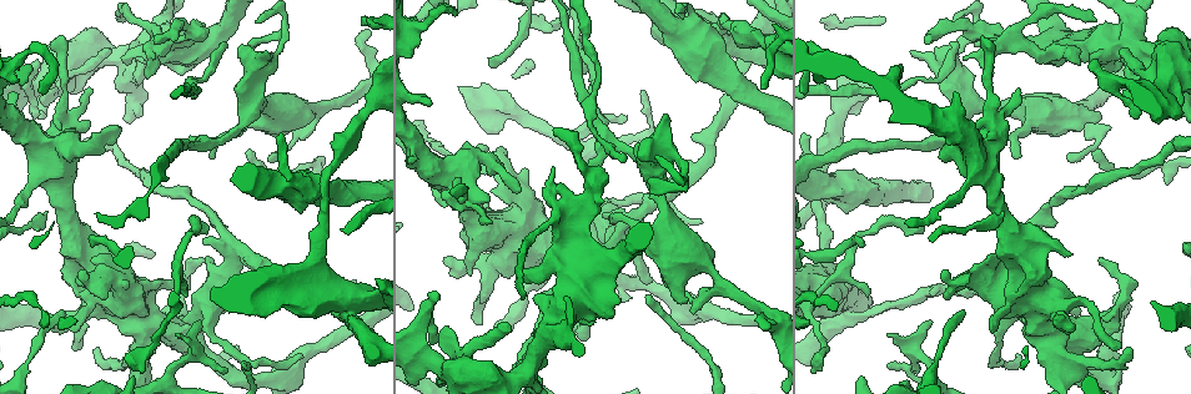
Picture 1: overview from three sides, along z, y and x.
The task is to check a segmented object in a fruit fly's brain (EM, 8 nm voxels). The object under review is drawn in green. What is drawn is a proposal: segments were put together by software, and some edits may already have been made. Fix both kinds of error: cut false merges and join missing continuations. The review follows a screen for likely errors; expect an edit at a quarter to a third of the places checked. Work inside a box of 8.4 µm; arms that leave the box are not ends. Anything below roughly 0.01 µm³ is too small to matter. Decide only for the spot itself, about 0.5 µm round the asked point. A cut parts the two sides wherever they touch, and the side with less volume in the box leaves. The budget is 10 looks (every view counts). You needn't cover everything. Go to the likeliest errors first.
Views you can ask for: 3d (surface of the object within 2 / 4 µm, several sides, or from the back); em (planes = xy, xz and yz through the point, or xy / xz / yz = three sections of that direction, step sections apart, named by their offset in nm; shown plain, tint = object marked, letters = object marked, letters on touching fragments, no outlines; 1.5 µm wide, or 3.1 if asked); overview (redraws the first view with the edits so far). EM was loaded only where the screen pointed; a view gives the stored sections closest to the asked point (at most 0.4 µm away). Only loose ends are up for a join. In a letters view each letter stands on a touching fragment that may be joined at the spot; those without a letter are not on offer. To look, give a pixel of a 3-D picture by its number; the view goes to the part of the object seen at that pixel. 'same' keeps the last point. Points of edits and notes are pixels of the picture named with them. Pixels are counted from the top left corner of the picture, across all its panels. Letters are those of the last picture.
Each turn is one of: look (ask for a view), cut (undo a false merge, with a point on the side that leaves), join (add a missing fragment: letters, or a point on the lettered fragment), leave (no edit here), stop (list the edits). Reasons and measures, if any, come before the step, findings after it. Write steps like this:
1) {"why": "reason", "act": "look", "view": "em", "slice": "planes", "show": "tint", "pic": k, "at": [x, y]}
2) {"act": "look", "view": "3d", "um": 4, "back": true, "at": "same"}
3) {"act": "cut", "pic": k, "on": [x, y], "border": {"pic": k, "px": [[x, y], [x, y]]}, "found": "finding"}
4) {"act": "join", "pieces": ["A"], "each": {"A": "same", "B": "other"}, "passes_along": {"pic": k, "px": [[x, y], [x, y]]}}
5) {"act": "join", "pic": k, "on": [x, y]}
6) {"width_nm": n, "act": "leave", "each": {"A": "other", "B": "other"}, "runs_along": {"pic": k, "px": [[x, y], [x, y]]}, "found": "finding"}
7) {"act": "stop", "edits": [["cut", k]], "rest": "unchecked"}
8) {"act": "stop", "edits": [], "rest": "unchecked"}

{"act": "look", "view": "em", "slice": "xy", "step": 4, "show": "tint", "pic": 1, "at": [222, 45]}

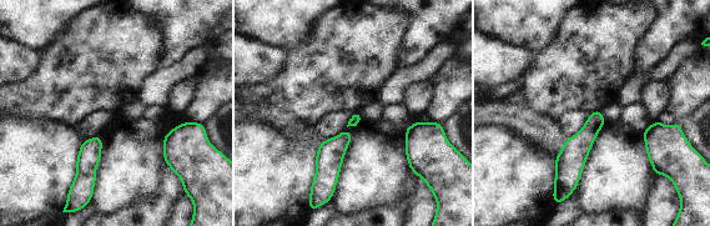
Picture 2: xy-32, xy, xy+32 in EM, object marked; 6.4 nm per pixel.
{"why": "cut it another way", "act": "look", "view": "em", "slice": "planes", "show": "letters", "at": "same"}

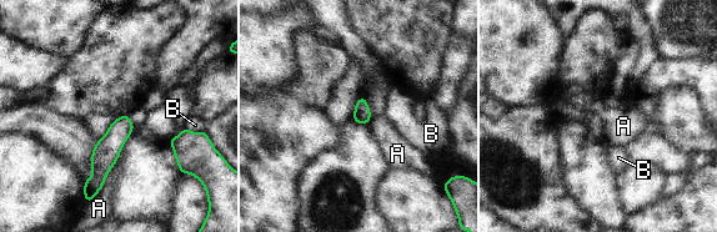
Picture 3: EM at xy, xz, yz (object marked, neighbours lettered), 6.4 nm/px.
{"width_nm": 110, "act": "leave", "each": {"A": "other", "B": "other"}, "border": {"pic": 3, "px": [[116, 161], [101, 190], [89, 202]]}, "found": "none of them fits"}

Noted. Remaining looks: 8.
{"why": "thin end", "act": "look", "view": "em", "slice": "planes", "show": "plain", "pic": 1, "at": [920, 233]}

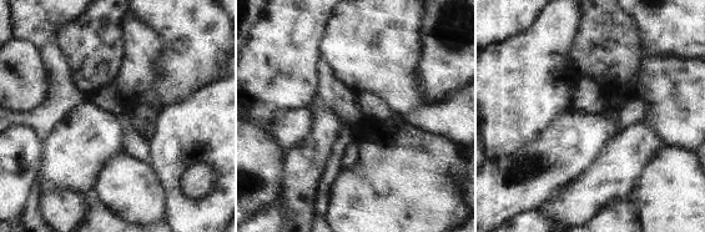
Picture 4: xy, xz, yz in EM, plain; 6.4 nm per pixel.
{"why": "see the neighbours", "act": "look", "view": "em", "slice": "planes", "show": "letters", "at": "same"}

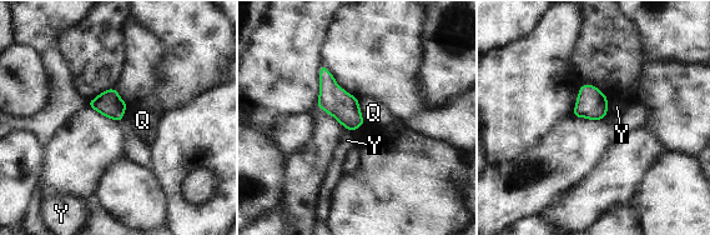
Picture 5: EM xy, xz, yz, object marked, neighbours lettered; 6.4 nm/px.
{"act": "leave", "each": {"Q": "other", "Y": "other"}, "border": {"pic": 5, "px": [[358, 100], [364, 123]]}, "found": "none of them fits"}

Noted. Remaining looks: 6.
{"why": "side arm on a straight run", "act": "look", "view": "3d", "um": 2, "pic": 1, "at": [461, 197]}

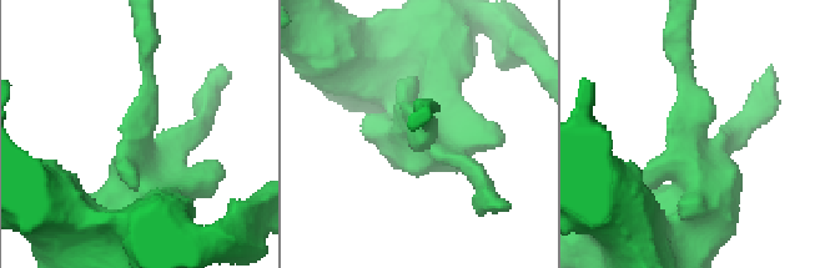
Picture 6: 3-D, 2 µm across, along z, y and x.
{"why": "need the tissue", "act": "look", "view": "em", "slice": "yz", "step": 4, "show": "tint", "pic": 6, "at": [134, 152]}

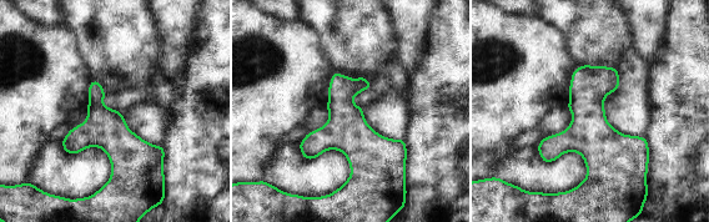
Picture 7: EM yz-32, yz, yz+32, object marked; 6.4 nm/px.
{"why": "another direction", "act": "look", "view": "em", "slice": "planes", "show": "letters", "at": "same"}

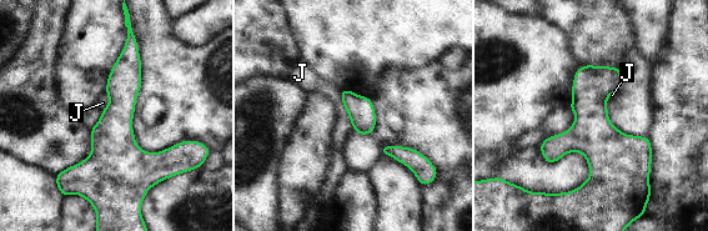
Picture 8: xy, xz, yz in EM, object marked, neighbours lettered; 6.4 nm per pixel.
{"act": "leave", "each": {"J": "other"}, "found": "continuous, no second neuron"}

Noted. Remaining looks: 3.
{"why": "thin end", "act": "look", "view": "3d", "um": 2, "pic": 1, "at": [58, 38]}

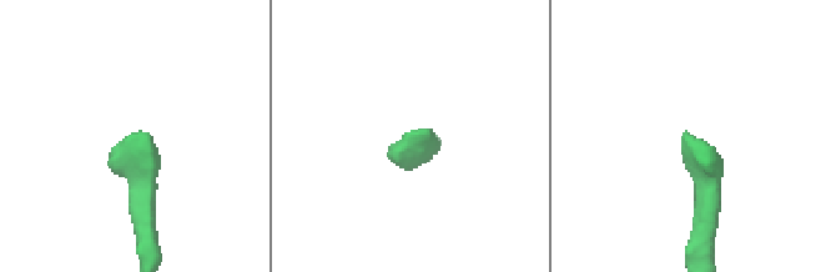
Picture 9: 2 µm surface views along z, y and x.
{"act": "look", "view": "em", "slice": "planes", "show": "letters", "pic": 9, "at": [410, 133]}

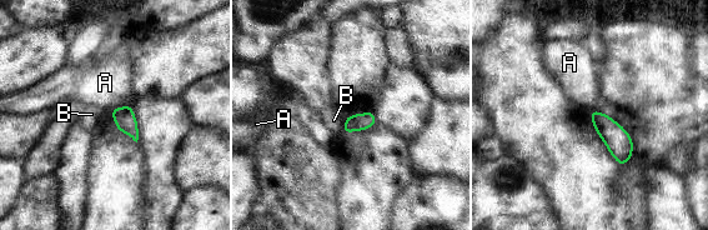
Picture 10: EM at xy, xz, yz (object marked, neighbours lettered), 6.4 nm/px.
{"longest_contact_nm": ["A", 130], "act": "leave", "each": {"A": "other", "B": "other"}, "border": {"pic": 10, "px": [[346, 116], [341, 130]]}, "found": "none of them fits"}

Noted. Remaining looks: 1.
{"act": "stop", "edits": [], "rest": "unchecked"}

